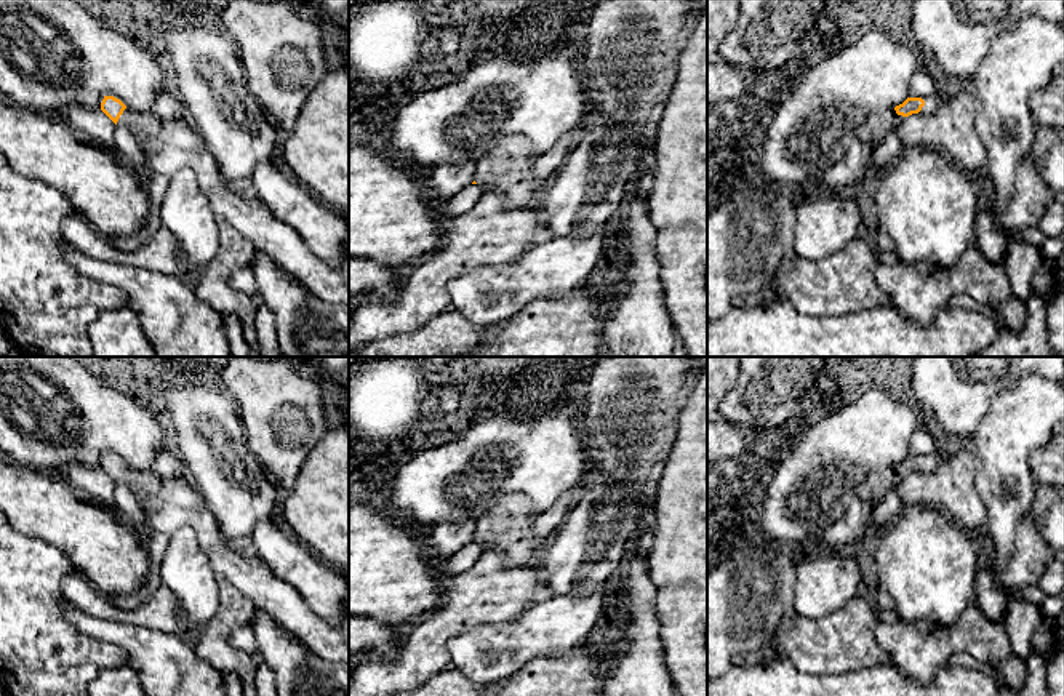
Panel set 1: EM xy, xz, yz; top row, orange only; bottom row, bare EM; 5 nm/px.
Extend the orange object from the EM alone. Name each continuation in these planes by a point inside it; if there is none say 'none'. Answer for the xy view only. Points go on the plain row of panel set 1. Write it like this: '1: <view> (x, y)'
1: xy (143, 484)

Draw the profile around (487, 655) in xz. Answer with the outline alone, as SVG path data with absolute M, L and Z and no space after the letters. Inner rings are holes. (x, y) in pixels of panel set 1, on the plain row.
M605 586L552 595L506 626L478 626L450 640L451 664L472 682L490 686L536 658L550 658L586 643L610 605Z

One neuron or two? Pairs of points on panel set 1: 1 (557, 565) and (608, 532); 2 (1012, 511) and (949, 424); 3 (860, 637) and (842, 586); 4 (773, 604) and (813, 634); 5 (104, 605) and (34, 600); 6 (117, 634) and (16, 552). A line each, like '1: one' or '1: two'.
1: one
2: two
3: two
4: two
5: two
6: two

